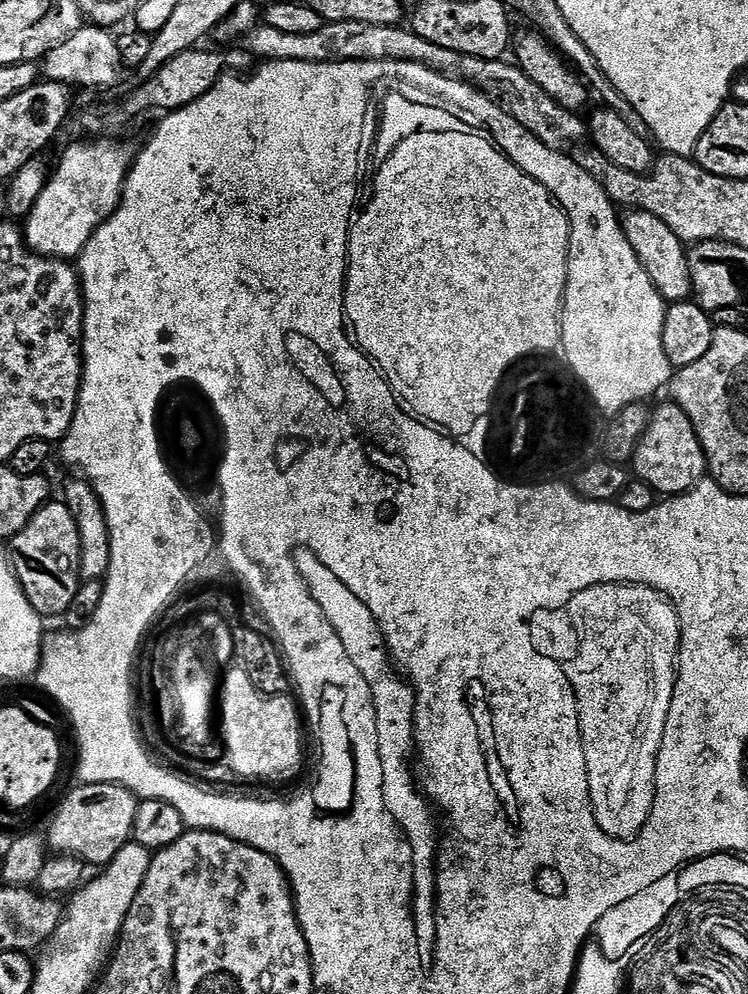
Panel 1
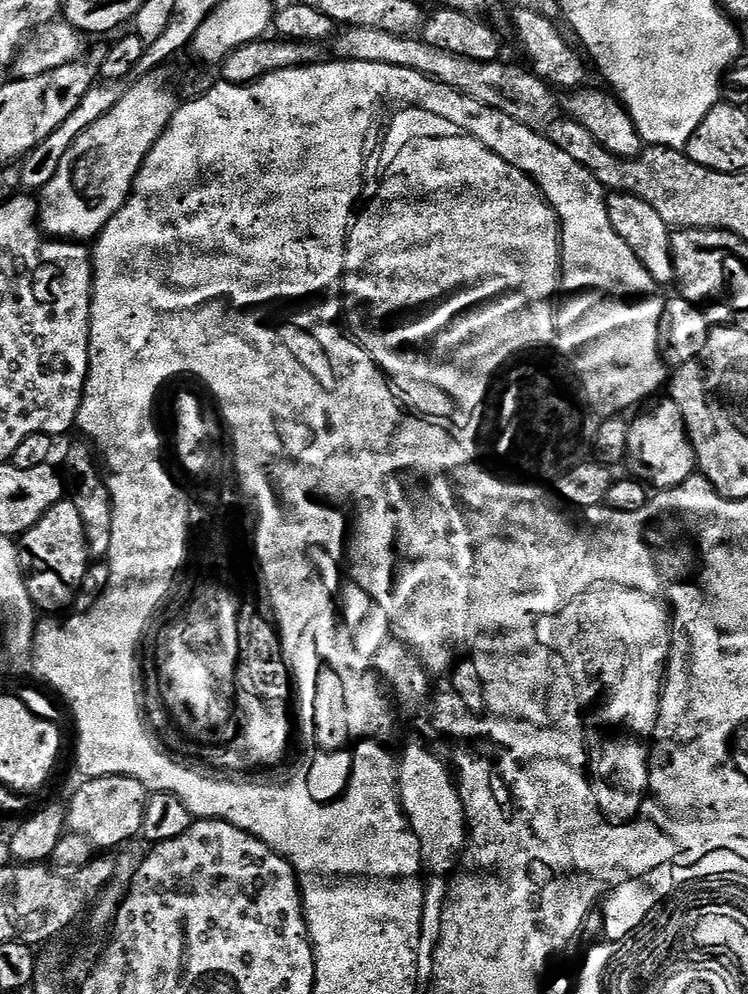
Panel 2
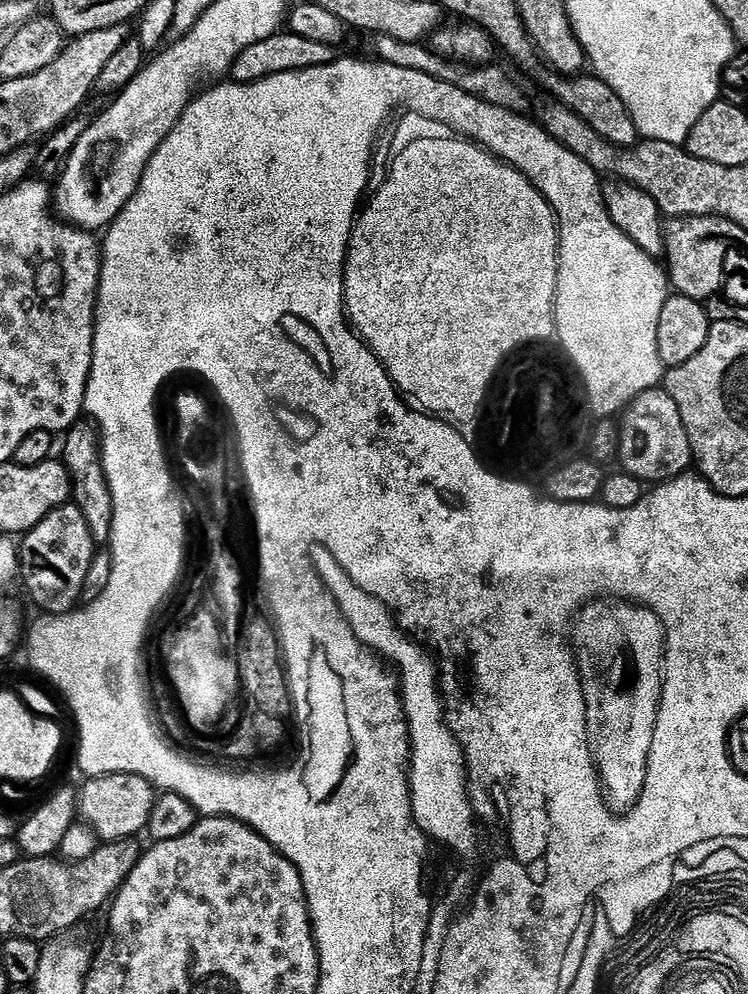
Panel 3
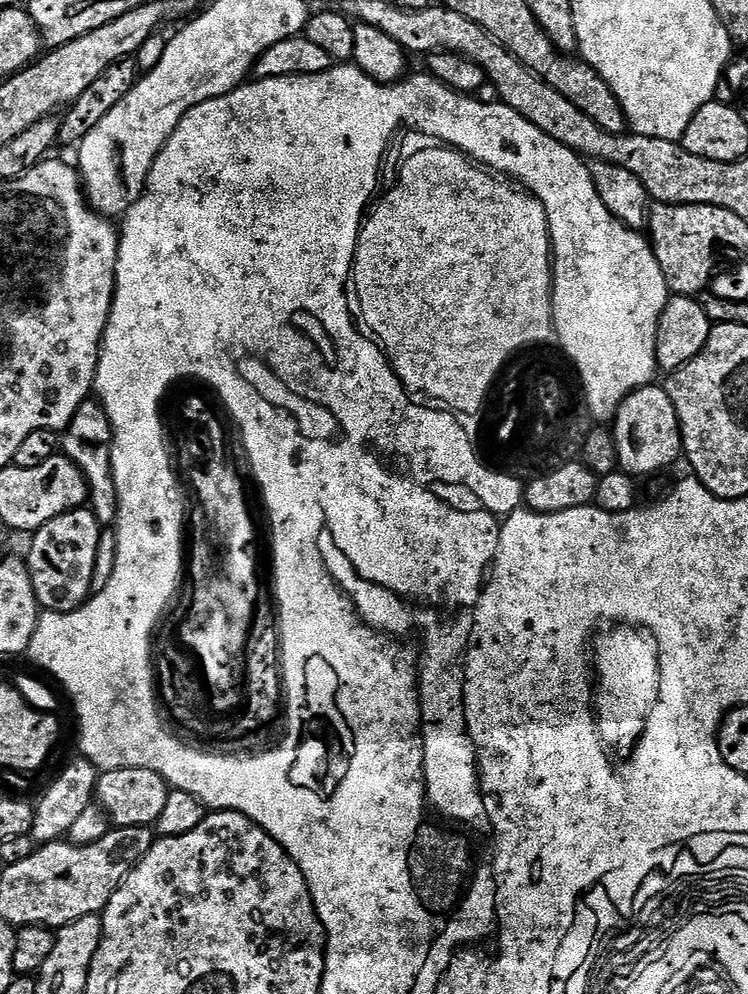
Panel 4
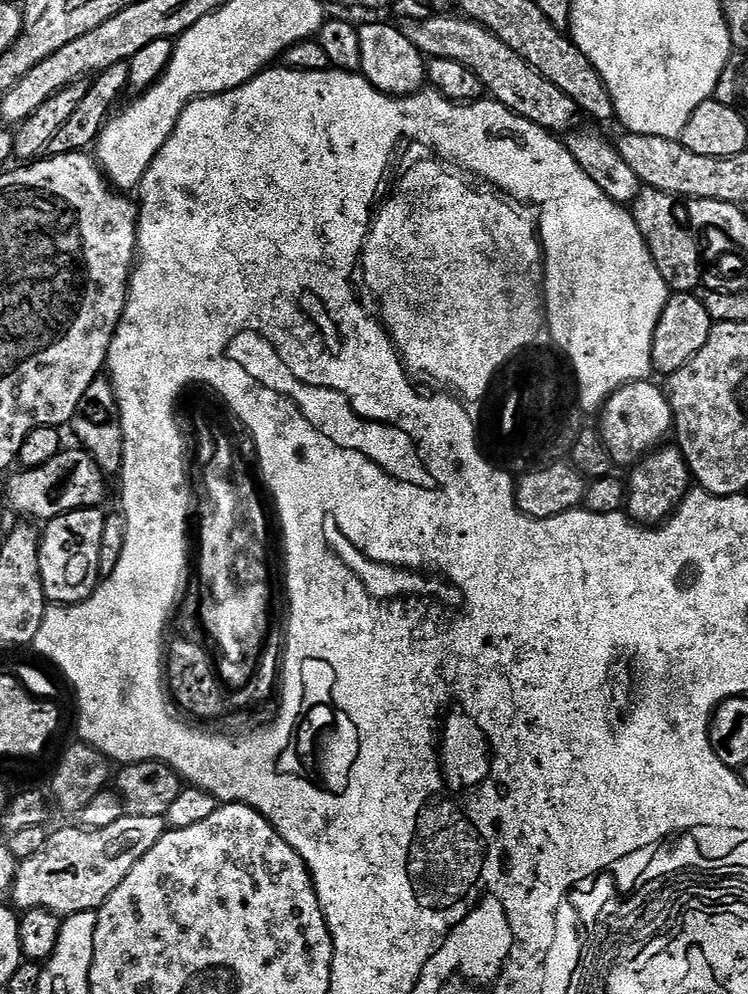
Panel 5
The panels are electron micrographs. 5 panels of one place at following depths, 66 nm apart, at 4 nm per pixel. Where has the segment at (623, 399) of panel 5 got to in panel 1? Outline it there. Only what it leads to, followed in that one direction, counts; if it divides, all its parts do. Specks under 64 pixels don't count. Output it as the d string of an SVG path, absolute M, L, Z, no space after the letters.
M674 402L660 404L648 418L648 426L636 443L636 455L632 457L631 467L636 467L635 475L661 497L679 496L688 492L698 481L705 479L708 460L704 457L698 434L686 418L686 414Z

